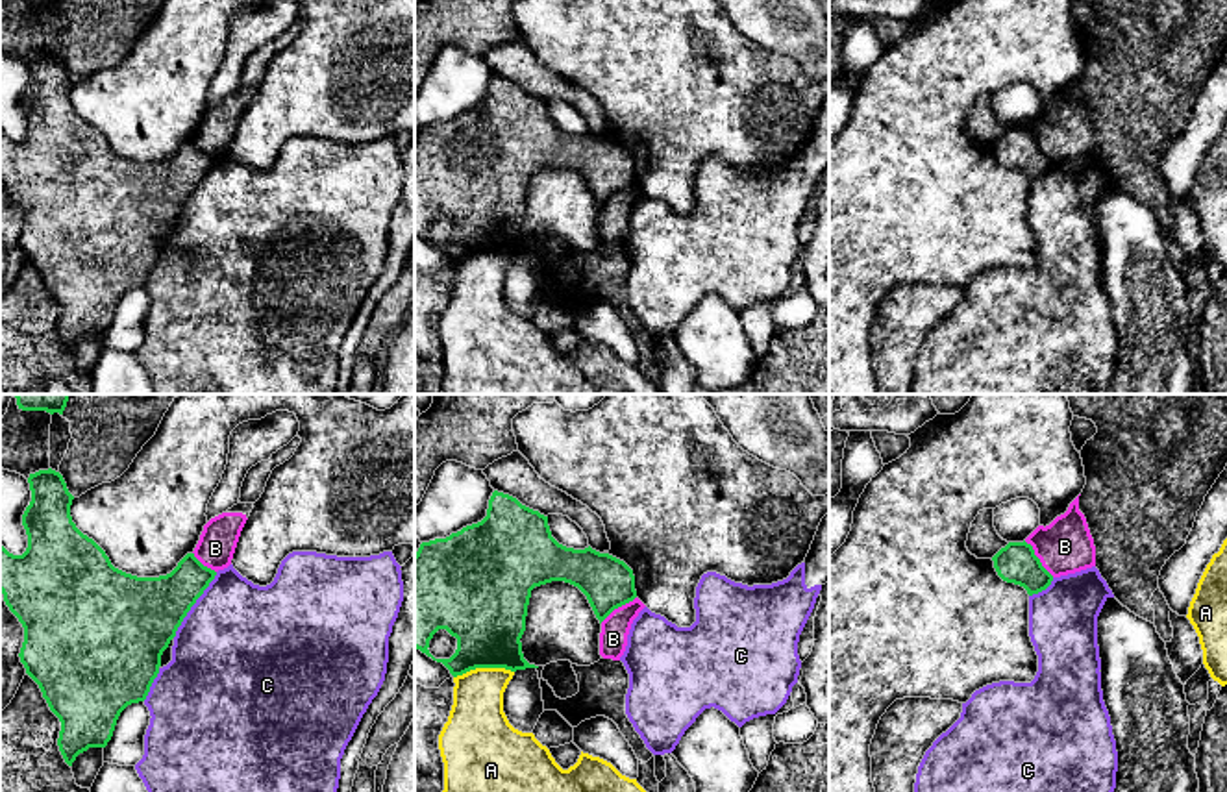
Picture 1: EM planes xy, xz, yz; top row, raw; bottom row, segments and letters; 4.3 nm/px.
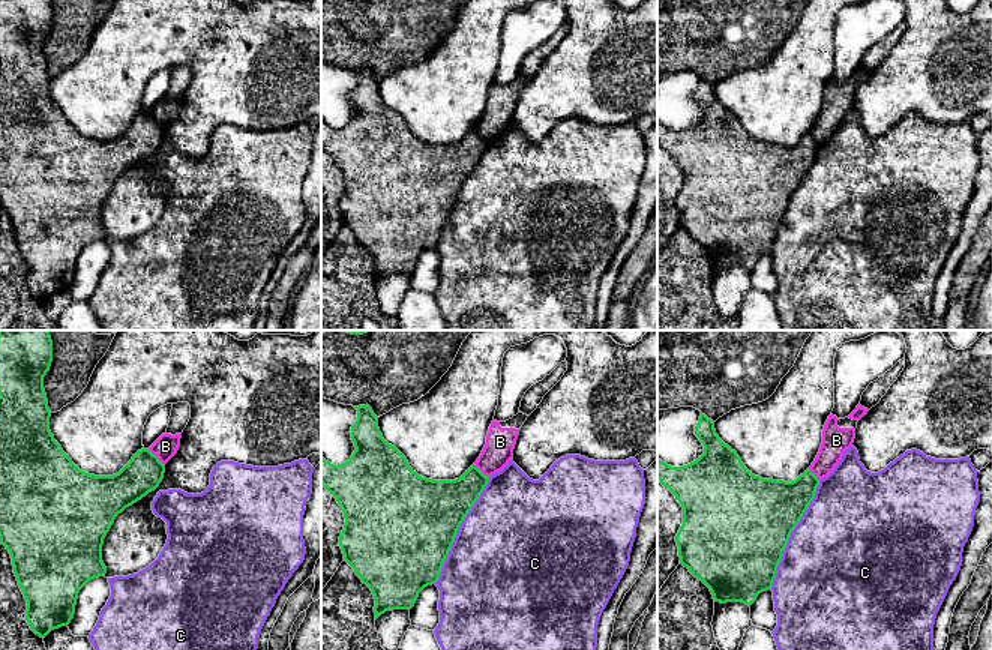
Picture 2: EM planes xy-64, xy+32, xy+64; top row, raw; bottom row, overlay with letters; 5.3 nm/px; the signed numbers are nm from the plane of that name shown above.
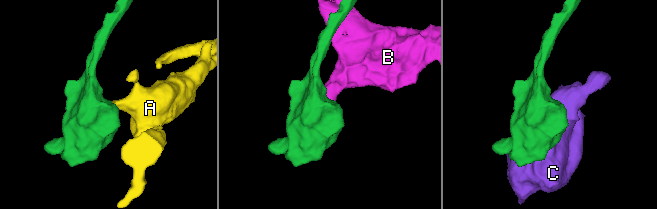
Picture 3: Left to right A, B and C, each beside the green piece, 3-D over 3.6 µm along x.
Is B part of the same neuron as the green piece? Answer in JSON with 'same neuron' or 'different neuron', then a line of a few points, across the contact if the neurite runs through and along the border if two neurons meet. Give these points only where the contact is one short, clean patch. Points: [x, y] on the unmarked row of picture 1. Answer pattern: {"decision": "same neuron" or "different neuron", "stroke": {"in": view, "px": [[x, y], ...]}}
{"decision": "different neuron", "stroke": {"in": "yz", "px": [[1024, 126], [1053, 161]]}}

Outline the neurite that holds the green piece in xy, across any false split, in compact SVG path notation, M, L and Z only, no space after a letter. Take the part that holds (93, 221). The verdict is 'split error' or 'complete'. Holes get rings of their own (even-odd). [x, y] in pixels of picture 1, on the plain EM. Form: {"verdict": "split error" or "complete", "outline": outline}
{"verdict": "complete", "outline": "M39 56L28 68L31 87L22 100L28 133L13 141L0 131L0 178L24 213L20 248L59 303L57 331L72 352L89 333L105 333L120 298L146 285L163 237L217 157L187 139L167 161L126 159L72 107L74 81L59 57Z"}

